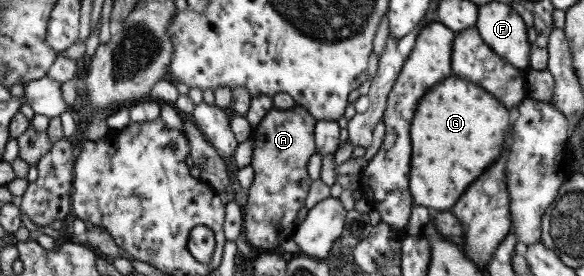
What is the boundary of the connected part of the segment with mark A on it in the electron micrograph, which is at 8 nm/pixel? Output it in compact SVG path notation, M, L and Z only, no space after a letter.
M295 104L290 109L277 110L271 107L257 127L253 128L252 159L249 166L253 169L253 180L247 189L246 204L242 207L243 233L248 244L260 252L274 251L277 246L291 239L296 226L296 213L303 206L311 179L307 174L308 158L316 151L313 127L317 123L302 106Z

